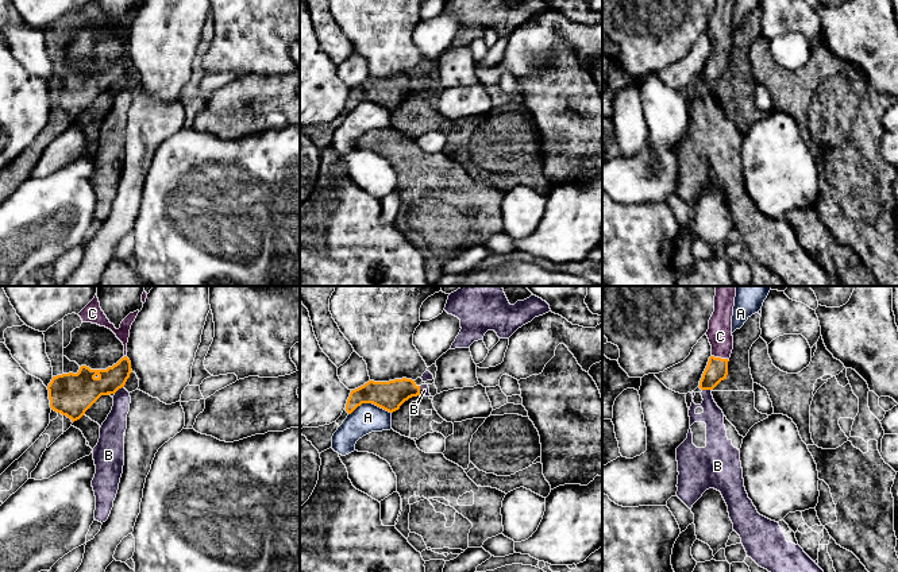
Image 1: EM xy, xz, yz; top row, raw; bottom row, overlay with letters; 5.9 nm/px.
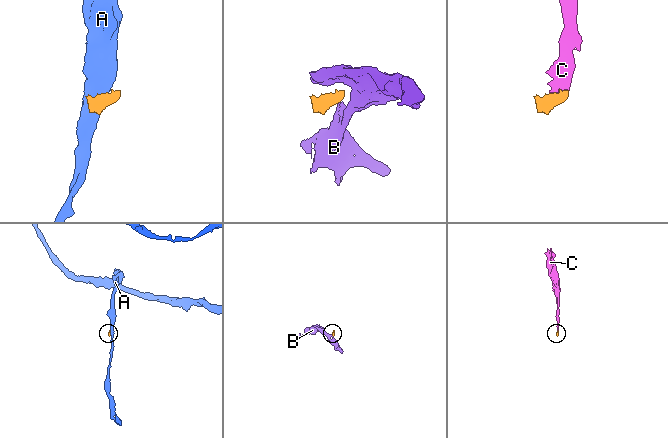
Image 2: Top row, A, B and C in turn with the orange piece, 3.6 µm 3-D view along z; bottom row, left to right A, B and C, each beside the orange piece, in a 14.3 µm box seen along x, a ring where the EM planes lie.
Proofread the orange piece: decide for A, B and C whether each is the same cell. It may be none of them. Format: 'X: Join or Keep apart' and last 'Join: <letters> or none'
A: Keep apart
B: Keep apart
C: Join
Join: C

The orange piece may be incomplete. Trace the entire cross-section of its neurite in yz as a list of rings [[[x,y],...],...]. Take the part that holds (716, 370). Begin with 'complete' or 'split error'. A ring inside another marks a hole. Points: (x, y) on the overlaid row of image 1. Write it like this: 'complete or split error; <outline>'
split error; [[[716,286],[714,312],[709,320],[706,336],[712,345],[712,356],[699,380],[701,390],[713,390],[727,379],[728,362],[733,349],[732,316],[736,286]]]

